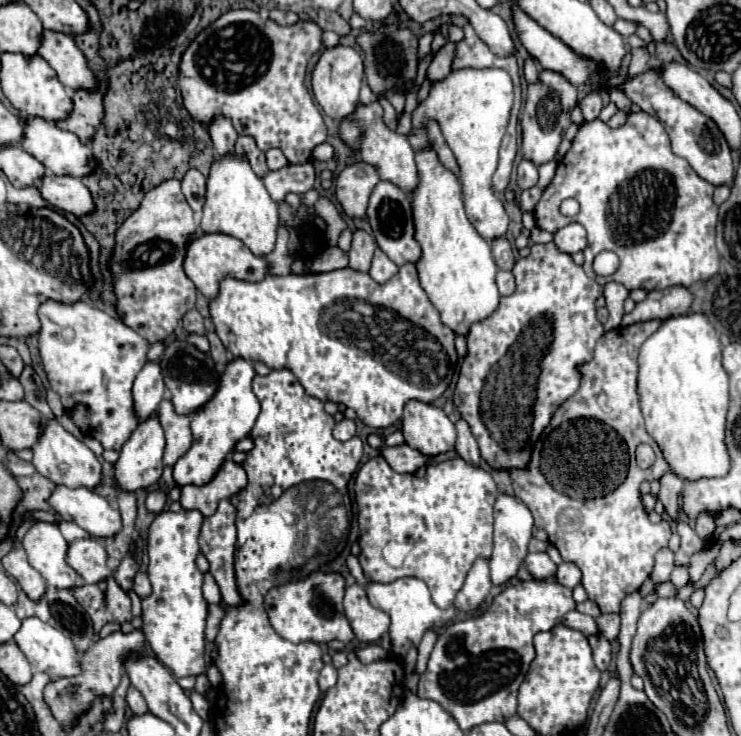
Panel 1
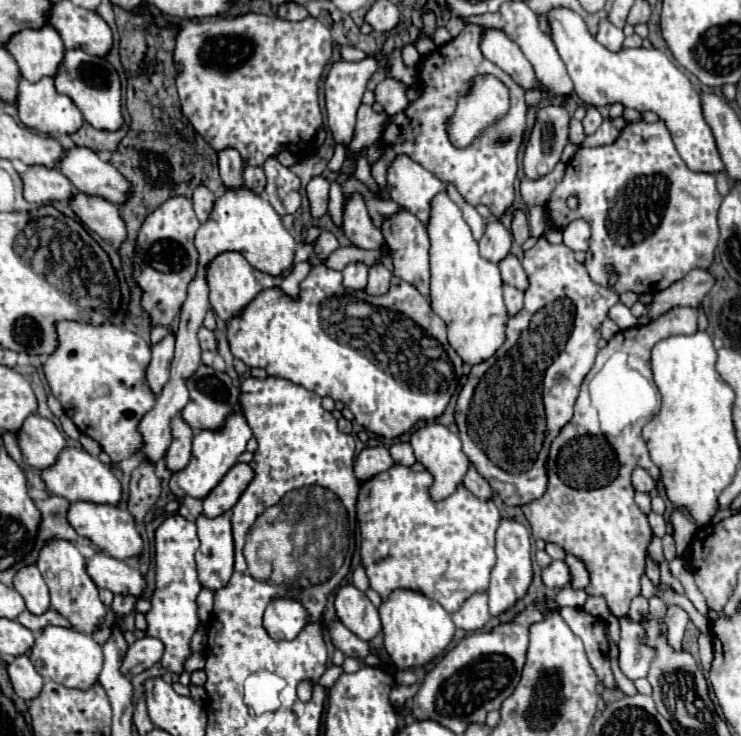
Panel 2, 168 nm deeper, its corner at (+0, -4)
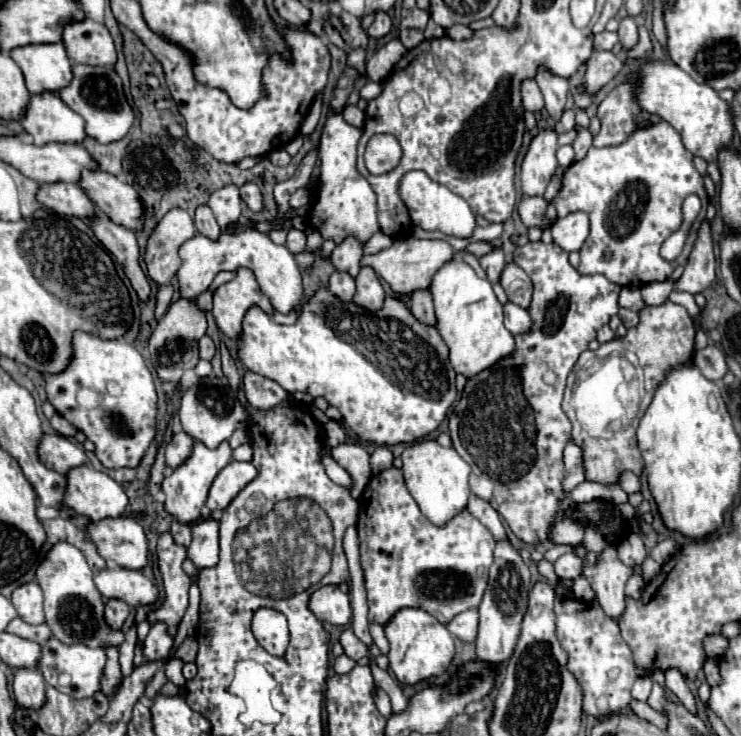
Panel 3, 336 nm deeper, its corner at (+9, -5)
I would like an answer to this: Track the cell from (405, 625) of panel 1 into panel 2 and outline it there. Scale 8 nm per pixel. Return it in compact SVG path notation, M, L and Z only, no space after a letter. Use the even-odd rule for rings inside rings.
M399 588L391 592L387 600L379 606L381 622L383 622L383 634L385 634L385 650L391 658L393 670L405 670L405 668L417 668L439 656L455 634L455 624L451 620L451 614L439 606L439 602L427 598L421 592Z

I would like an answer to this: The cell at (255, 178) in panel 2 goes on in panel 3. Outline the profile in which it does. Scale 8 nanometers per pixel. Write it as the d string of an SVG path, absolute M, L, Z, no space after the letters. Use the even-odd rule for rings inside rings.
M246 183L240 187L240 197L242 201L248 205L248 209L252 213L260 213L264 209L264 201L262 201L262 193L258 189L256 183Z

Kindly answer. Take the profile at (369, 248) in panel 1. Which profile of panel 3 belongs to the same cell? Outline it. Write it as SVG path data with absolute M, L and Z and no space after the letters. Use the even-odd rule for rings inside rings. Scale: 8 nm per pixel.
M334 271L332 277L330 277L330 293L336 295L338 299L350 303L352 297L354 297L354 291L356 291L356 285L354 285L354 279L350 279L350 275L346 273L340 273L340 271Z

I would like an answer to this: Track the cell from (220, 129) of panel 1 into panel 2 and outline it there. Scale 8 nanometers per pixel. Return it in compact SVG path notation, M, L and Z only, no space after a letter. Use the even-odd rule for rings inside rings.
M223 148L217 152L219 158L219 172L223 178L225 186L241 186L241 170L243 170L243 162L241 162L241 154L235 148Z

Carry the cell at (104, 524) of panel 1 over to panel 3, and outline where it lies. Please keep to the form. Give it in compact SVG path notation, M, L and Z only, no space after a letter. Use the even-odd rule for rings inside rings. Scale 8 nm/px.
M130 517L102 519L88 525L98 553L124 569L144 569L148 563L148 539L144 529Z

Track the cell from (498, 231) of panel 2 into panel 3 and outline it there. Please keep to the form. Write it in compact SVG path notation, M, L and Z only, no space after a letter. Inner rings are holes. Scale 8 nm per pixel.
M496 247L490 255L484 255L482 259L480 259L480 265L482 265L482 269L486 271L486 275L488 275L488 281L490 283L498 283L500 281L500 275L502 275L502 269L504 269L504 253Z

